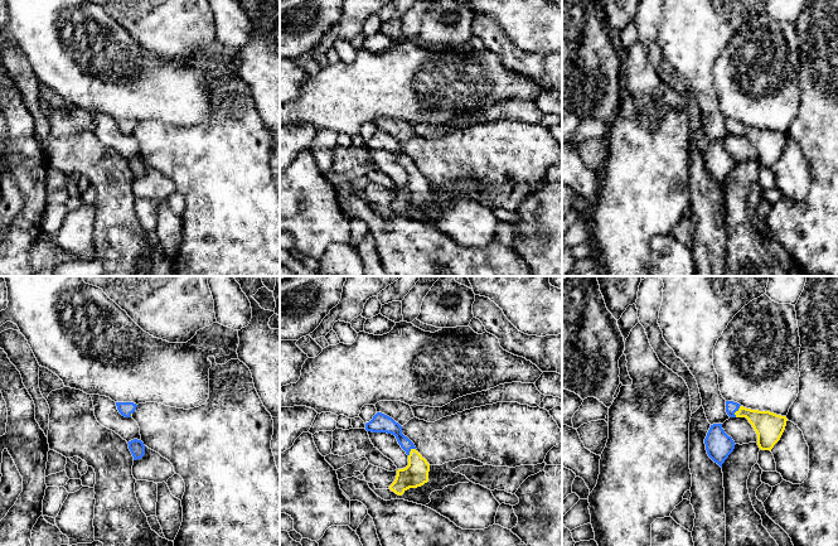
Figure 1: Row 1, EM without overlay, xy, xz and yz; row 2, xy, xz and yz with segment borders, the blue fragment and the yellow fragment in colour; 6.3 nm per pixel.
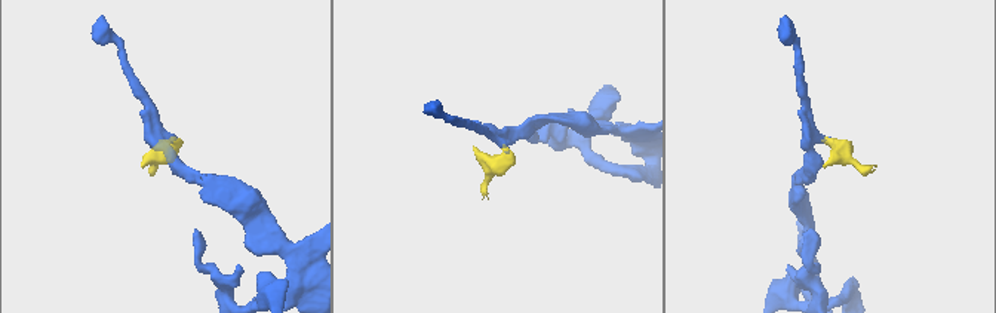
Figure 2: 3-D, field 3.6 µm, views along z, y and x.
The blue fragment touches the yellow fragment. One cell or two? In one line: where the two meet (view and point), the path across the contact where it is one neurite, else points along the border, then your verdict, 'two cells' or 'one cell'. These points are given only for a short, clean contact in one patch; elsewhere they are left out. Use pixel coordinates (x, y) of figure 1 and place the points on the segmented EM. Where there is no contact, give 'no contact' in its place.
contact yz (736, 410); way yz (731, 407), (736, 410), (747, 412), (769, 426); one cell

